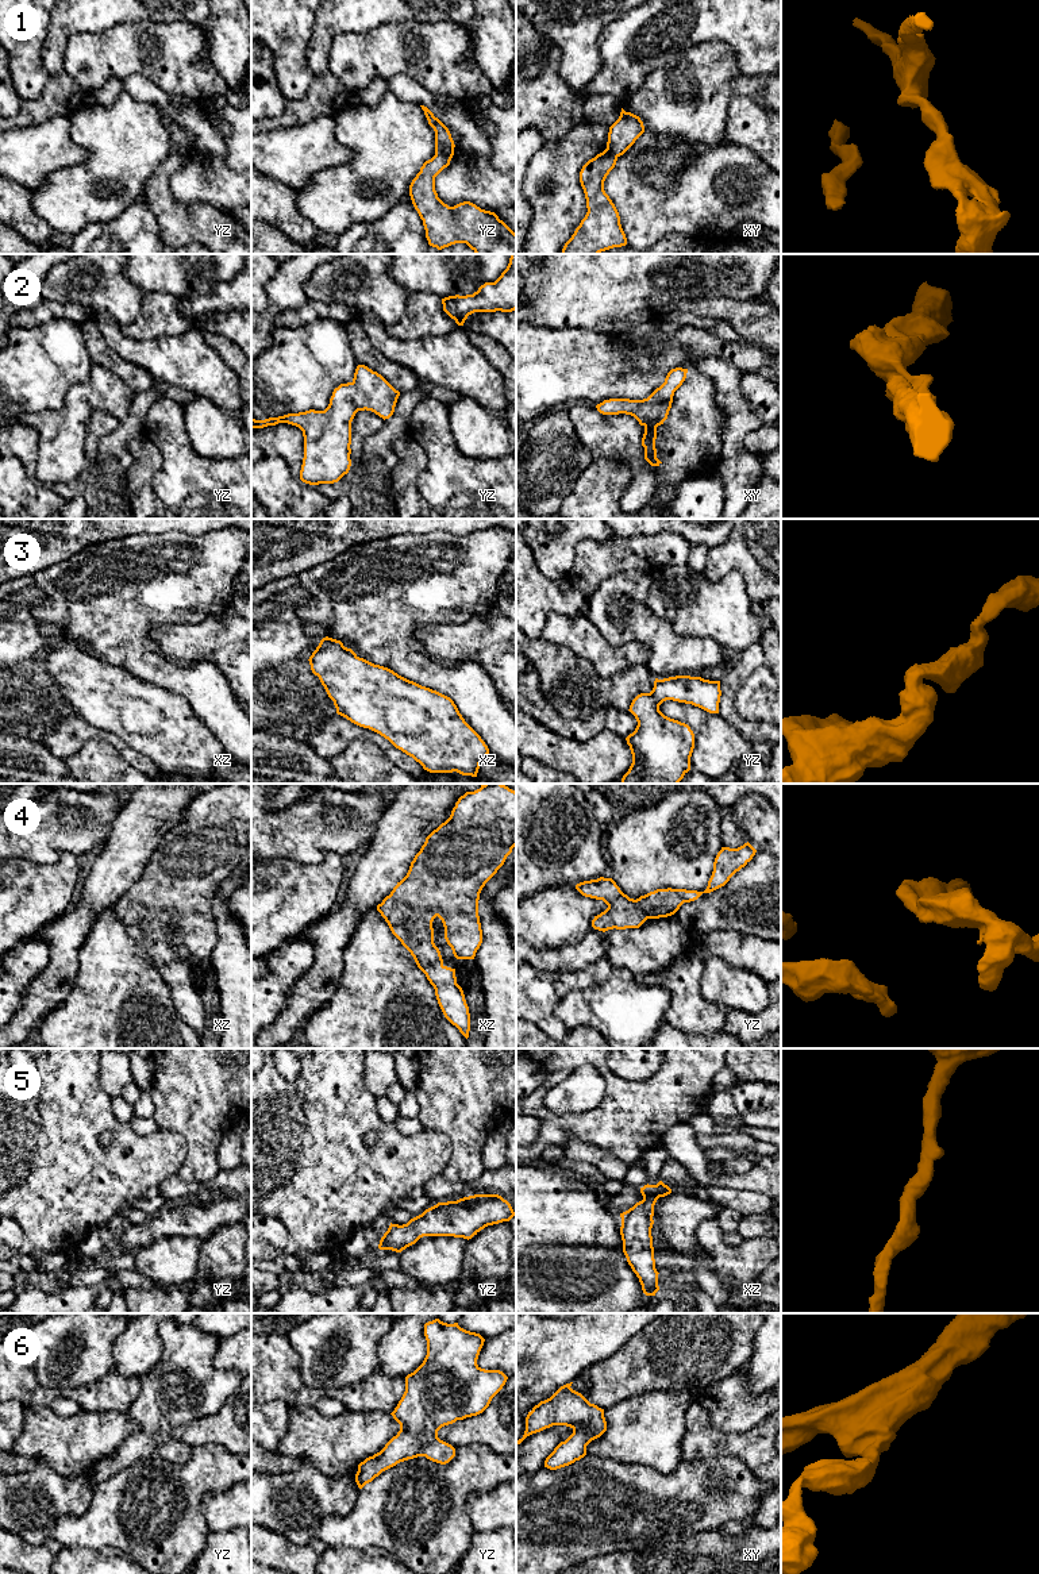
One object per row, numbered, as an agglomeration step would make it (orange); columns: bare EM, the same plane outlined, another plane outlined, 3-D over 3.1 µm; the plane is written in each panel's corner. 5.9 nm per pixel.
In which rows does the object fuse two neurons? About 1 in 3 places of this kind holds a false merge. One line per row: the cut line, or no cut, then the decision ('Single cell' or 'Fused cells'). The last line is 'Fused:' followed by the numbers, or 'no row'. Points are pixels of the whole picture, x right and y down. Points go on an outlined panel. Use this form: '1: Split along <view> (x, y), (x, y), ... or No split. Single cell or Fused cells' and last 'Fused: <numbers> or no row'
1: Split along yz (453, 147), (445, 153), (435, 154). Fused cells
2: No split. Single cell
3: No split. Single cell
4: No split. Single cell
5: No split. Single cell
6: No split. Single cell
Fused: 1

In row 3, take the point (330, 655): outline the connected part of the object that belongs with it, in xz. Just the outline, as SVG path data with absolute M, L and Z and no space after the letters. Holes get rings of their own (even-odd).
M328 636L320 640L308 661L312 673L319 677L334 701L338 715L380 734L430 773L457 771L477 777L480 763L488 757L489 748L465 721L450 697L359 658L340 640Z

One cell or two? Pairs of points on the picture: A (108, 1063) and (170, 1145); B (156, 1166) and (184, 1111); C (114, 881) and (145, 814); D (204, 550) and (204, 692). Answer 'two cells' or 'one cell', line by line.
A: two cells
B: two cells
C: one cell
D: one cell

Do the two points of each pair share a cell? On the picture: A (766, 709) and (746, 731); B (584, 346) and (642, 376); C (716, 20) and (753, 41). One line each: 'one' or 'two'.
A: two
B: one
C: one

